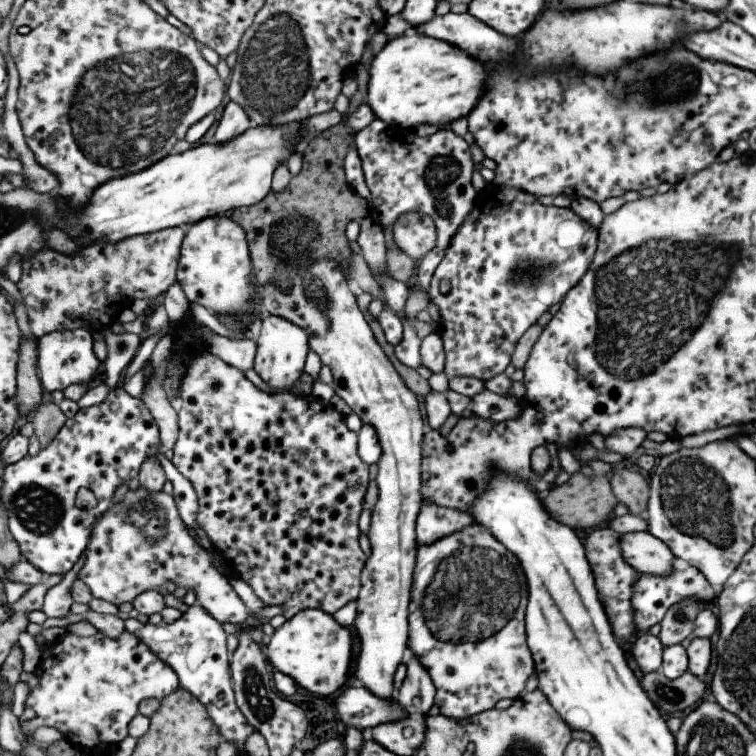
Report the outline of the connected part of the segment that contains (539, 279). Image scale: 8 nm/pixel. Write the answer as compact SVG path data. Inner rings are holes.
M494 182L487 183L482 191L477 192L472 210L468 213L468 216L462 221L462 224L456 229L454 236L450 239L445 250L445 255L431 279L429 298L431 302L438 307L441 316L440 328L442 331L439 335L443 340L446 363L443 372L449 377L474 376L478 380L484 382L504 372L508 364L511 363L512 353L520 337L530 326L536 324L538 318L540 318L544 312L548 311L552 304L558 304L558 302L566 296L566 293L572 290L572 288L581 281L584 274L587 273L586 270L590 268L597 249L598 239L598 228L592 226L589 222L583 221L580 216L573 212L571 207L542 205L534 195L510 187L500 186L500 188L497 188ZM442 280L448 280L448 282L450 282L450 290L446 293L442 293L439 289L439 284Z

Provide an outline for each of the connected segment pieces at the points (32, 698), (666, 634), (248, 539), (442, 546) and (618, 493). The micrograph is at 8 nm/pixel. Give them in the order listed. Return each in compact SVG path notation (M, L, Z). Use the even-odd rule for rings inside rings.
M126 630L118 638L110 638L100 634L100 631L89 637L66 632L43 650L40 664L33 674L38 677L39 682L28 695L24 712L19 716L22 734L33 736L37 727L52 726L74 747L88 751L100 744L115 747L129 735L129 724L139 713L140 701L161 700L180 687L174 670Z
M685 600L673 604L659 622L661 630L658 638L664 648L686 640L694 630L694 619L702 608L700 601Z
M206 351L199 354L187 368L181 380L177 408L179 431L171 461L192 483L199 500L198 522L212 541L218 555L222 556L223 562L231 568L232 575L247 582L266 607L282 607L282 615L286 620L304 609L323 610L326 614L333 615L351 600L357 600L361 587L361 572L367 561L366 554L358 543L358 518L363 510L363 500L370 480L368 465L358 454L356 429L346 426L345 417L332 407L332 403L324 402L311 393L296 395L292 391L267 393L258 390L241 370Z
M476 523L437 540L432 546L418 545L417 552L407 644L431 676L440 714L455 719L471 718L494 709L502 698L520 696L526 680L535 673L535 662L527 645L524 622L529 588L518 557L485 526ZM474 548L488 548L490 552L472 552ZM466 582L470 582L474 594L466 592Z
M616 466L608 475L612 492L617 502L626 506L628 513L648 520L647 502L649 499L649 481L641 473Z

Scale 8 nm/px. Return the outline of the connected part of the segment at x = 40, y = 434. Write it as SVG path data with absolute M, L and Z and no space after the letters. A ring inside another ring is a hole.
M47 397L32 412L33 434L38 438L42 449L46 448L53 441L53 438L60 432L62 426L64 426L66 419L60 407Z

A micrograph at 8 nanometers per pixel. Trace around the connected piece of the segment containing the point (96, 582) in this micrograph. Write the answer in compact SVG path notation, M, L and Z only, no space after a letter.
M140 485L135 490L129 489L124 498L111 507L93 524L88 546L76 569L76 576L91 590L93 598L107 600L117 607L133 600L144 591L152 589L164 591L166 582L172 580L177 587L194 590L196 602L213 616L220 624L230 622L238 628L244 626L246 618L251 614L240 596L230 585L229 576L221 573L212 563L212 554L201 543L188 533L189 528L182 520L177 502L172 495L158 491L152 493Z

